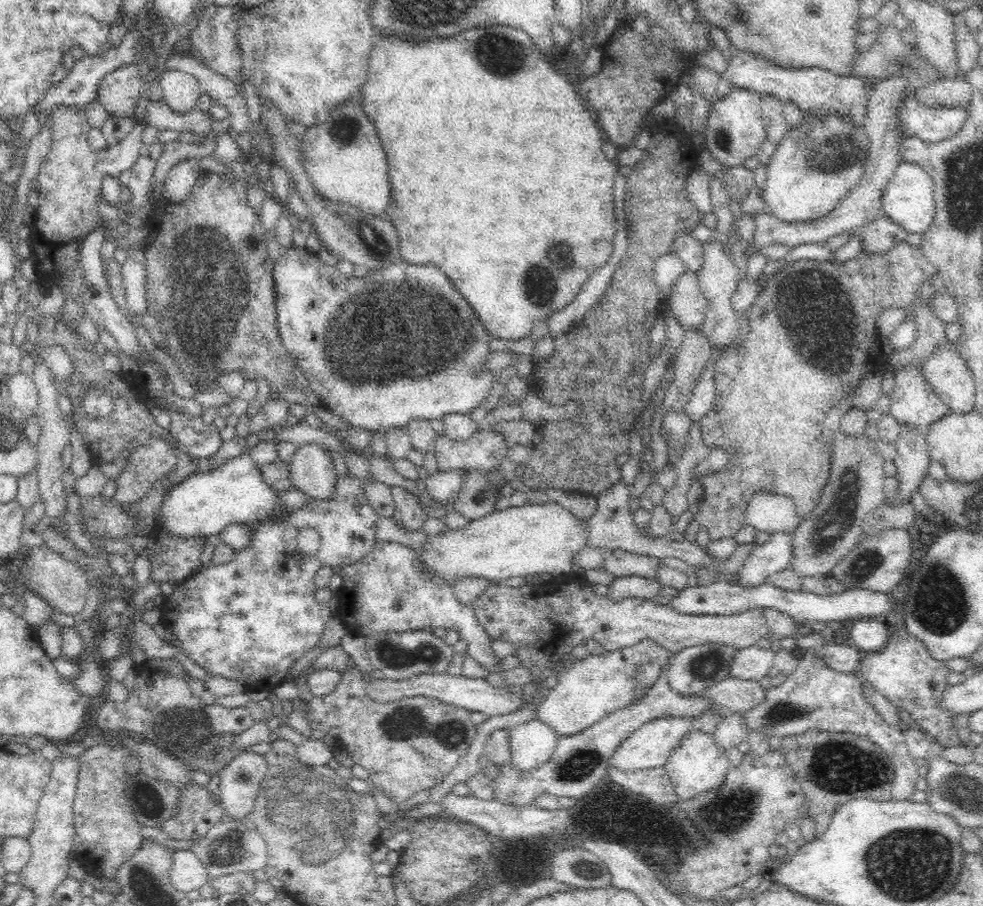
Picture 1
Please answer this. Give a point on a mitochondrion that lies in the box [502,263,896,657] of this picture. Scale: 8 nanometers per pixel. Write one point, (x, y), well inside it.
(818, 318)

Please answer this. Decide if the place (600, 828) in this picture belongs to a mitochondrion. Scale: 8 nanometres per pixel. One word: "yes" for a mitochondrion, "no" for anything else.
no

